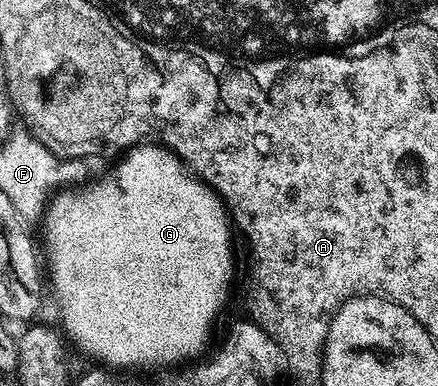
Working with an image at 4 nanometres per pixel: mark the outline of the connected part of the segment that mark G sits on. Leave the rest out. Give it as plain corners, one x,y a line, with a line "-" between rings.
148,141
138,147
131,148
118,160
119,164
108,173
104,179
99,179
96,183
82,186
80,189
72,190
61,203
61,207
57,207
50,212
47,222
49,221
49,229
47,231
47,239
51,242
51,271
49,267
49,283
55,286
55,295
59,298
59,307
63,310
63,315
67,318
67,323
71,326
71,331
75,334
75,339
88,351
91,355
97,355
101,359
107,359
111,363
115,363
121,367
143,367
146,363
169,363
175,359
179,359
190,351
197,350
211,333
211,326
215,323
215,318
219,315
219,310
223,307
223,302
227,299
227,294
231,291
231,274
235,271
235,259
231,256
231,235
233,236
233,227
229,222
229,217
226,213
226,208
223,207
222,202
218,199
213,191
201,179
196,179
183,163
175,156
173,151
168,151
162,145
156,145
154,142

